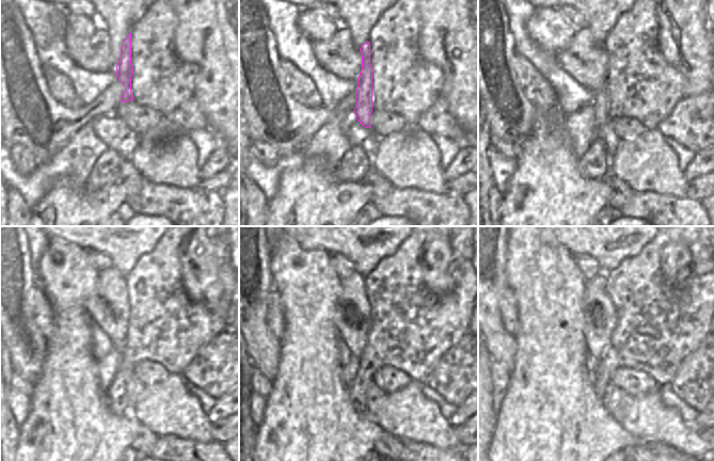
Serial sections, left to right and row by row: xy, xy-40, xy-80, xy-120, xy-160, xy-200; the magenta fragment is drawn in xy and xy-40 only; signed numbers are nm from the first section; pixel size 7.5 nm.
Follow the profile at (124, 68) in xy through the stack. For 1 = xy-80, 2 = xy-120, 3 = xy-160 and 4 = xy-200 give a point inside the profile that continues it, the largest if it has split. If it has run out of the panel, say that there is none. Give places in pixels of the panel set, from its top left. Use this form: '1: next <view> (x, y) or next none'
1: next xy-80 (601, 102)
2: next xy-120 (135, 387)
3: next xy-160 (376, 397)
4: next xy-200 (616, 401)

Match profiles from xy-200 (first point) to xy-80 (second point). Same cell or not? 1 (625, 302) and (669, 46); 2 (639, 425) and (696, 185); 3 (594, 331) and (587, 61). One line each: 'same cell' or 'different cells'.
1: different cells
2: different cells
3: same cell

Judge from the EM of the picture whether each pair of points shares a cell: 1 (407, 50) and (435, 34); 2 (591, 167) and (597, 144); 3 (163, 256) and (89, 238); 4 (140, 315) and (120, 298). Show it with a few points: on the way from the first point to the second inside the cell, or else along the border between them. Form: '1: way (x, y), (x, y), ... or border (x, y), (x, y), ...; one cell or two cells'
1: border (418, 19), (418, 51), (432, 64); two cells
2: way (594, 161), (597, 149); one cell
3: border (161, 237), (130, 270); two cells
4: border (126, 282), (128, 293), (127, 331); two cells

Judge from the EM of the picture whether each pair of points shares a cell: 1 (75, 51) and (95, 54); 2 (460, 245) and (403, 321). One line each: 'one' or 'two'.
1: one
2: one

